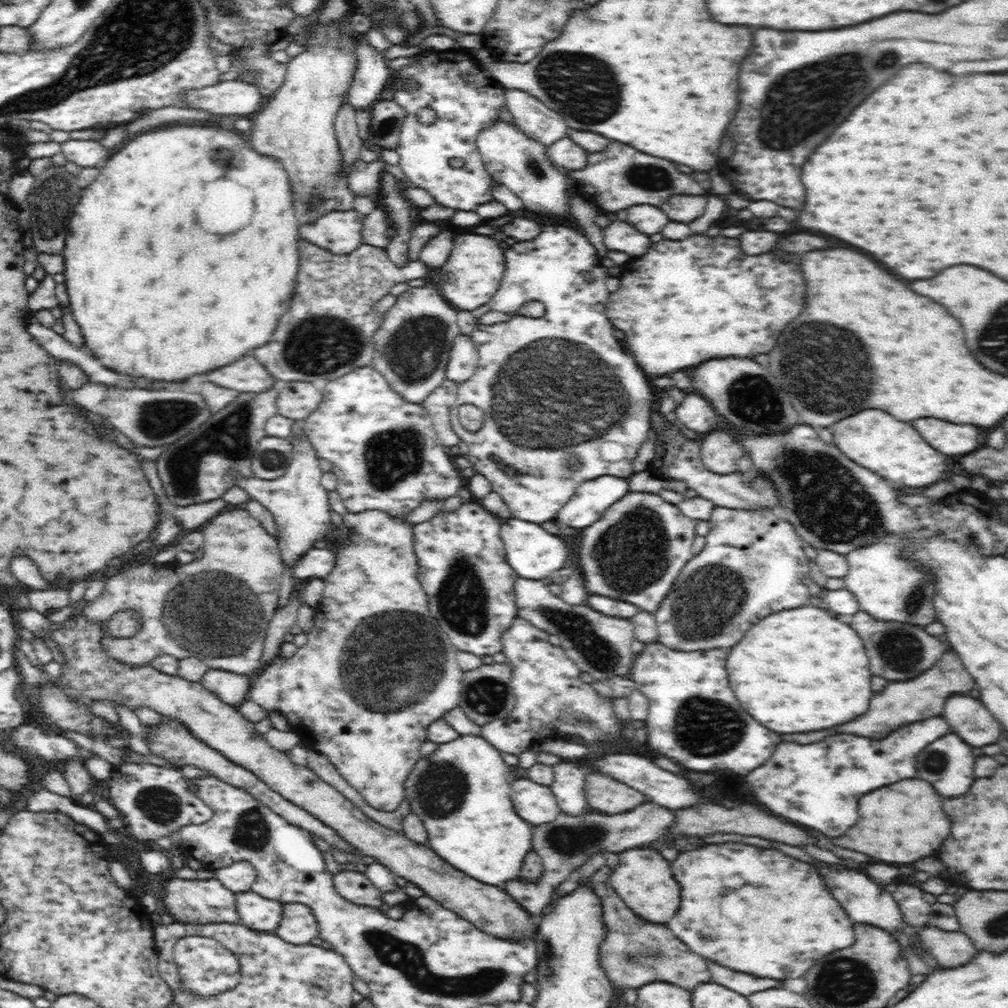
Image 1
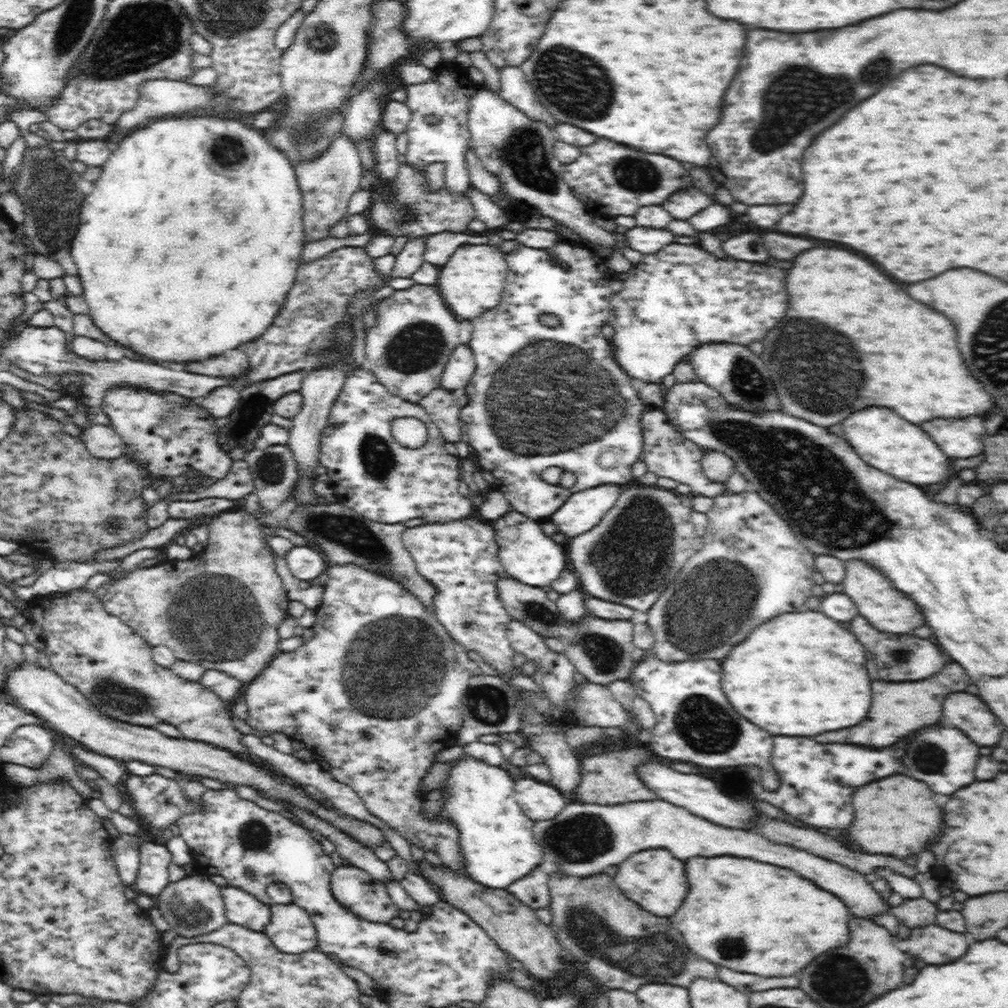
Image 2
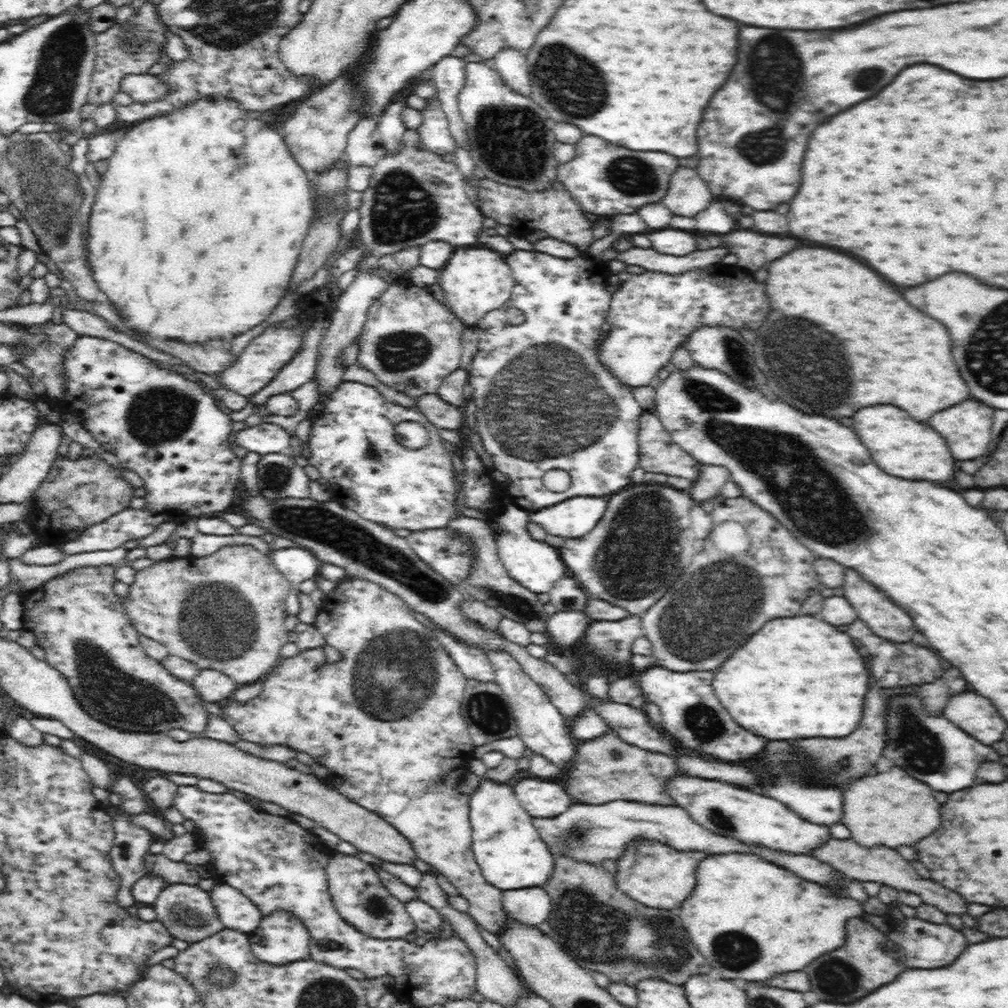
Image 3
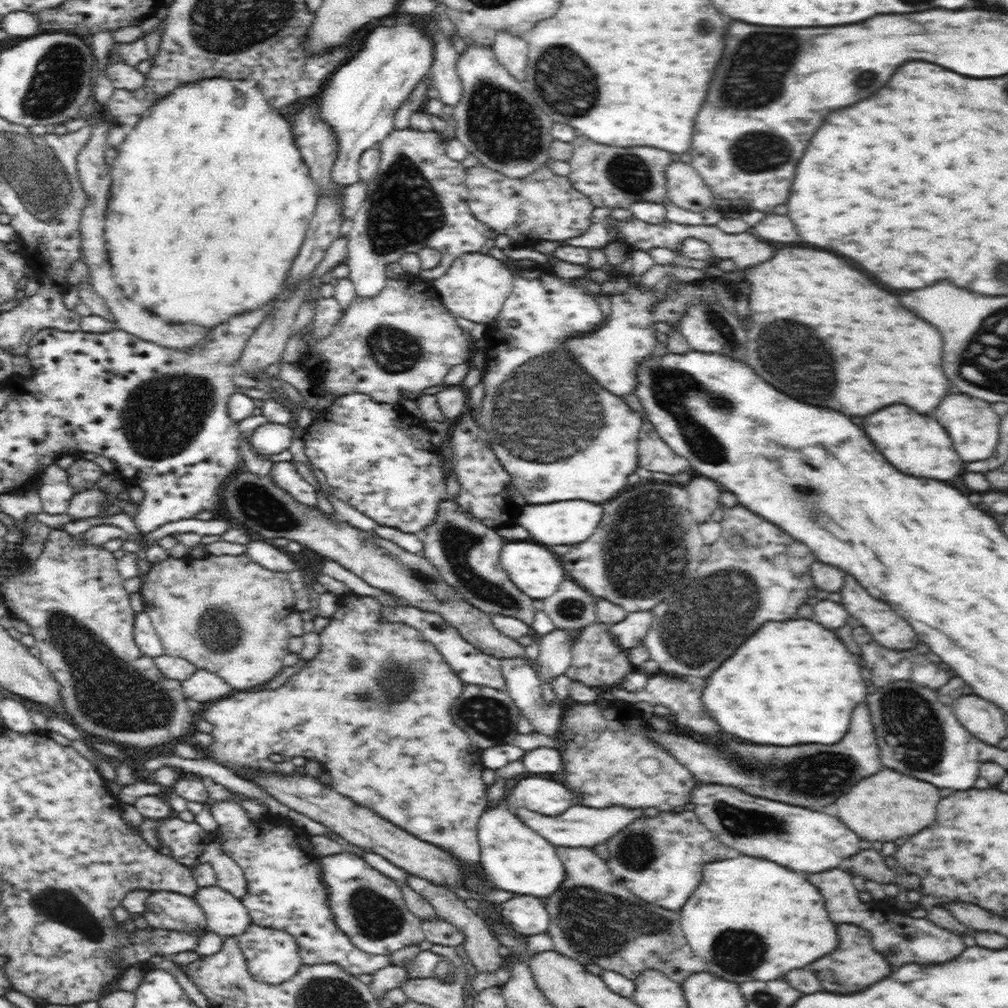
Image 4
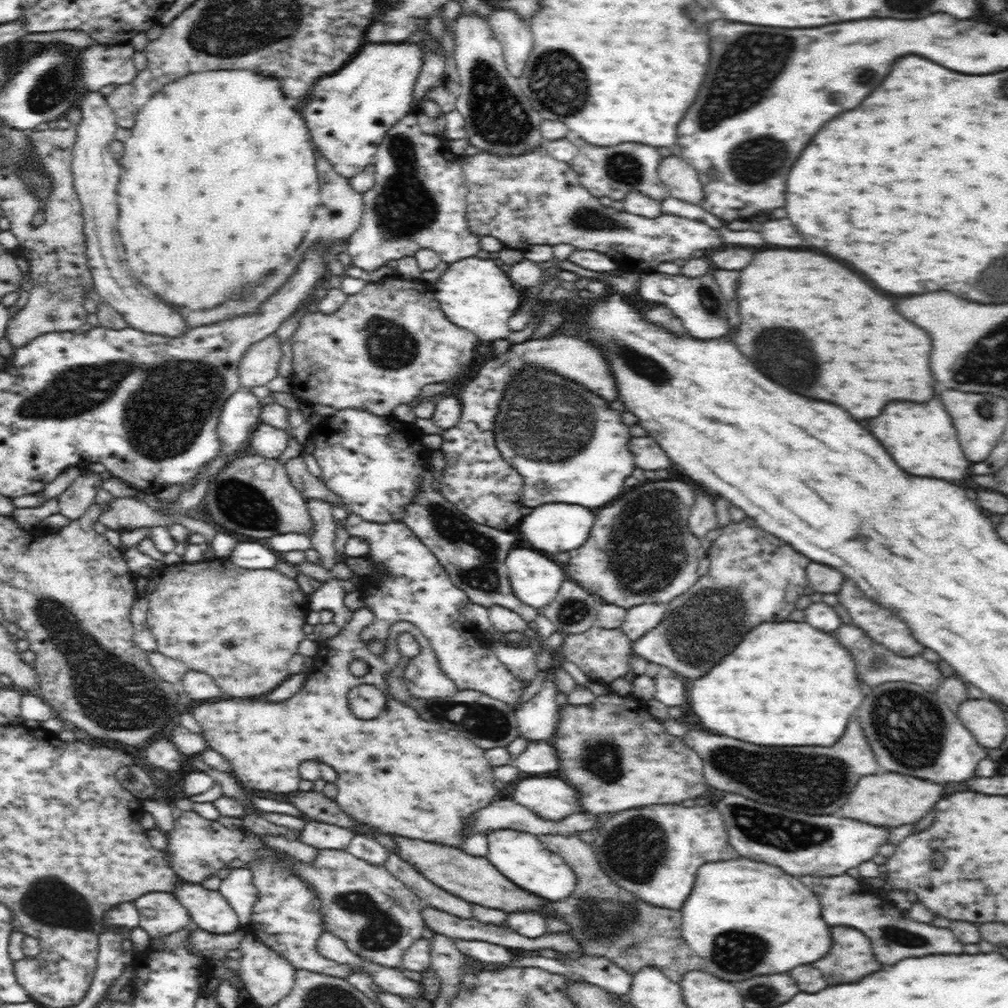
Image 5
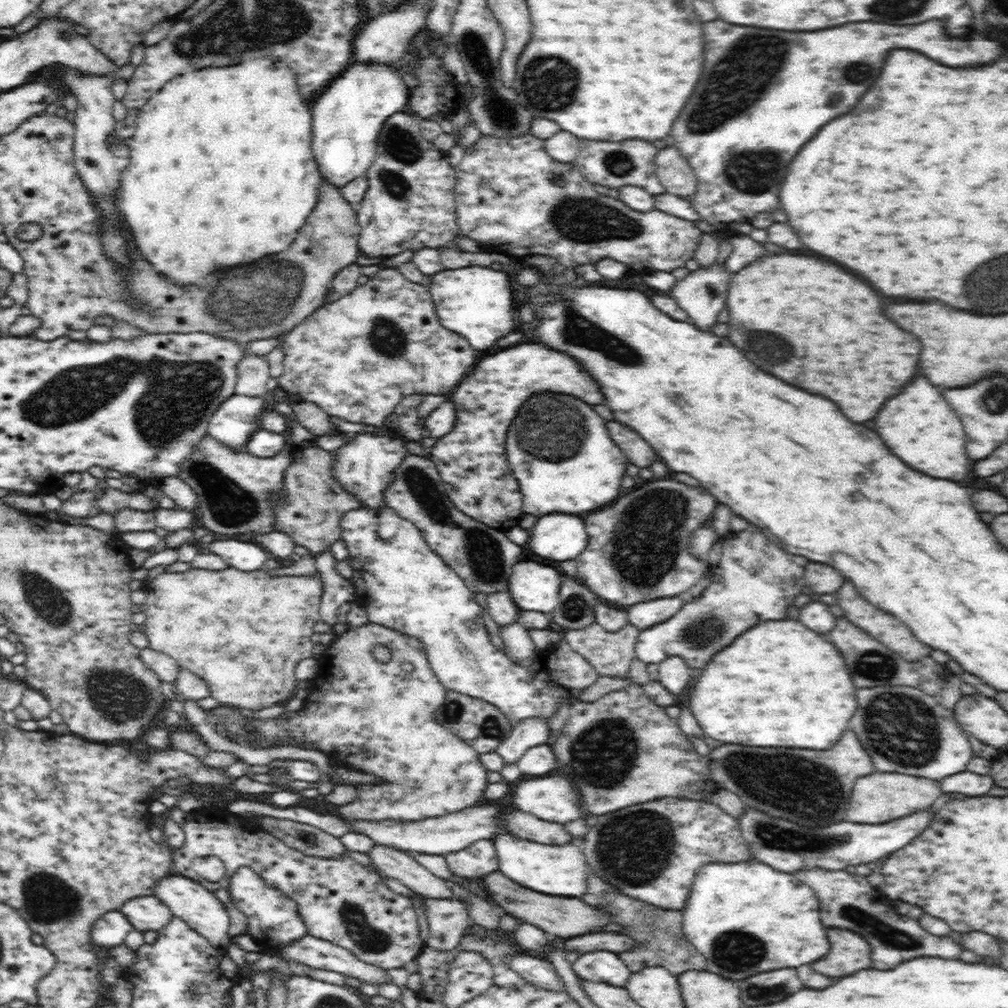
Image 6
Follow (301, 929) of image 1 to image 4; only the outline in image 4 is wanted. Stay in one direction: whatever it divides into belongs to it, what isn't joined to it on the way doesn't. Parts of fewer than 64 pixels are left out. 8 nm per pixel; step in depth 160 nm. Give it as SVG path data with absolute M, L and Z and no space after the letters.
M256 924L248 926L248 930L238 938L241 953L247 962L248 974L253 980L264 981L268 986L280 986L284 981L295 976L303 965L297 942L289 934L279 930L261 928Z

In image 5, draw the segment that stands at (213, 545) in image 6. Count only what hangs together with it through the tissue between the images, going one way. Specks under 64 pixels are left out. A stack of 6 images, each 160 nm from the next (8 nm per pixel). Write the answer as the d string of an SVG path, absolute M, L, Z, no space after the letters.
M243 541L236 544L230 554L230 561L236 566L248 570L276 569L280 558L270 547L256 541Z

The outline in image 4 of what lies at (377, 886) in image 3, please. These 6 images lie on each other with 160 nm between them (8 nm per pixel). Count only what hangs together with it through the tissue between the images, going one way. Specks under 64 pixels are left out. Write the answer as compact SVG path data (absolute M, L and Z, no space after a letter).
M347 851L319 861L333 920L338 930L344 932L358 950L388 956L425 940L421 920L404 902L401 883L370 867L362 857Z

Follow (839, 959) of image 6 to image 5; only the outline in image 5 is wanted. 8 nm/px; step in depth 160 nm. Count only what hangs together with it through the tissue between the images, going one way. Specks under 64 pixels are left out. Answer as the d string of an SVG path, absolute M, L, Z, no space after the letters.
M846 926L832 928L832 950L814 962L830 986L840 982L858 982L860 978L880 970L880 962L874 960L870 938Z

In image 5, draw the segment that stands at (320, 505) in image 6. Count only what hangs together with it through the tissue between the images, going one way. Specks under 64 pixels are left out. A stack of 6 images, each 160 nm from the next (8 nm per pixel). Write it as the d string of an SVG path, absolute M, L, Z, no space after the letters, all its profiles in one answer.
M302 457L292 458L285 466L286 473L292 482L292 485L302 493L306 502L310 500L326 501L334 508L336 505L343 505L341 498L335 492L328 489L324 482L316 476L312 476L308 471L306 462Z

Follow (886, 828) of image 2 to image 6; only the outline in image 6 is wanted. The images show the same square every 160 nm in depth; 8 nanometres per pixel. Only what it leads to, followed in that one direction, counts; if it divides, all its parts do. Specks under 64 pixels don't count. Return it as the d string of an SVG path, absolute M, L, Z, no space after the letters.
M870 774L858 778L852 790L852 798L846 811L846 820L860 824L880 824L902 818L906 814L914 814L916 810L926 810L940 798L942 789L940 781L930 778L914 778L906 774Z

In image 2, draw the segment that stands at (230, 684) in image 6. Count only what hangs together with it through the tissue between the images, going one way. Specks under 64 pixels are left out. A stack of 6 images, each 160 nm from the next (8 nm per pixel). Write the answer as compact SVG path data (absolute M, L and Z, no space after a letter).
M225 511L208 519L207 525L209 539L202 552L187 561L164 560L150 567L134 569L126 578L106 586L107 592L102 596L103 607L108 614L116 615L132 628L151 647L167 646L175 651L175 656L180 660L197 660L208 670L222 670L247 684L282 652L278 627L287 615L290 600L276 573L268 536L254 517L245 511Z

